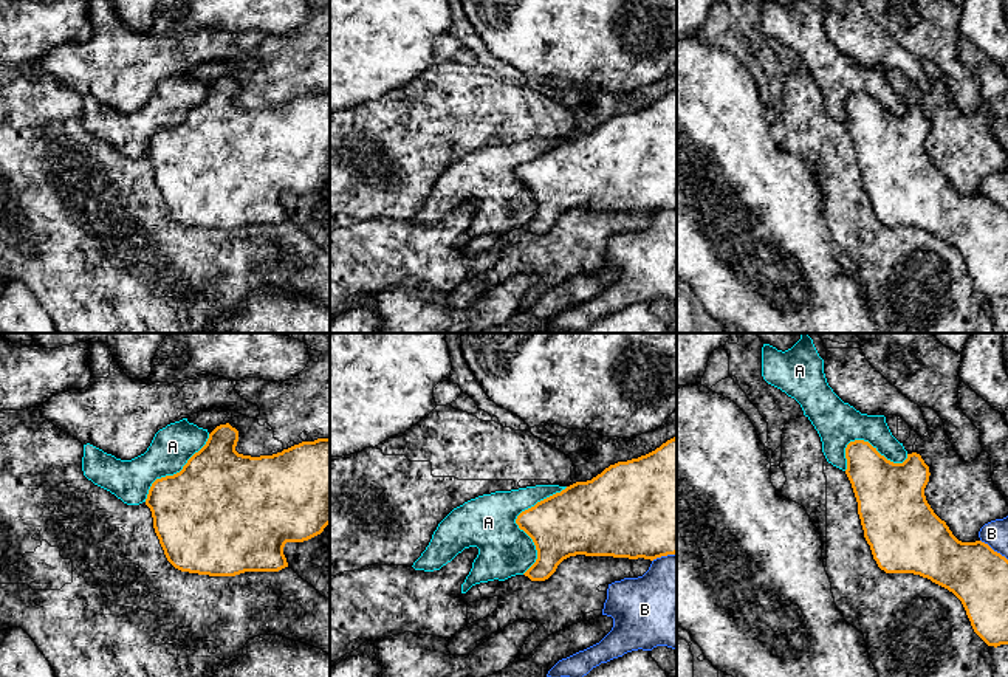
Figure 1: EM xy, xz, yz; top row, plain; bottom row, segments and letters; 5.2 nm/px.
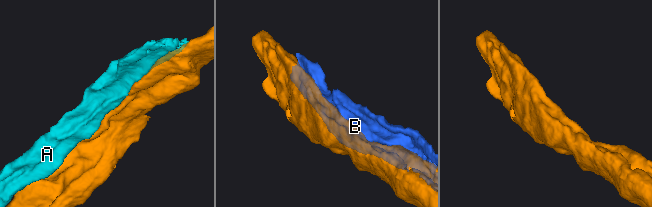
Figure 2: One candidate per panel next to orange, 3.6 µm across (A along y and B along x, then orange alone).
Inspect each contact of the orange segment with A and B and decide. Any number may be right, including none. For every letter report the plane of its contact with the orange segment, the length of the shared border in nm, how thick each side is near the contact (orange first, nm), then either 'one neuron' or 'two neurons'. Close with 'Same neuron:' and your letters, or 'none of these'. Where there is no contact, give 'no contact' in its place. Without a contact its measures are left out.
A: contact in xz; length 500 nm; calibres 320 and 280 nm; two neurons
B: contact in yz; length 180 nm; calibres 320 and 140 nm; two neurons
Same neuron: none of these

